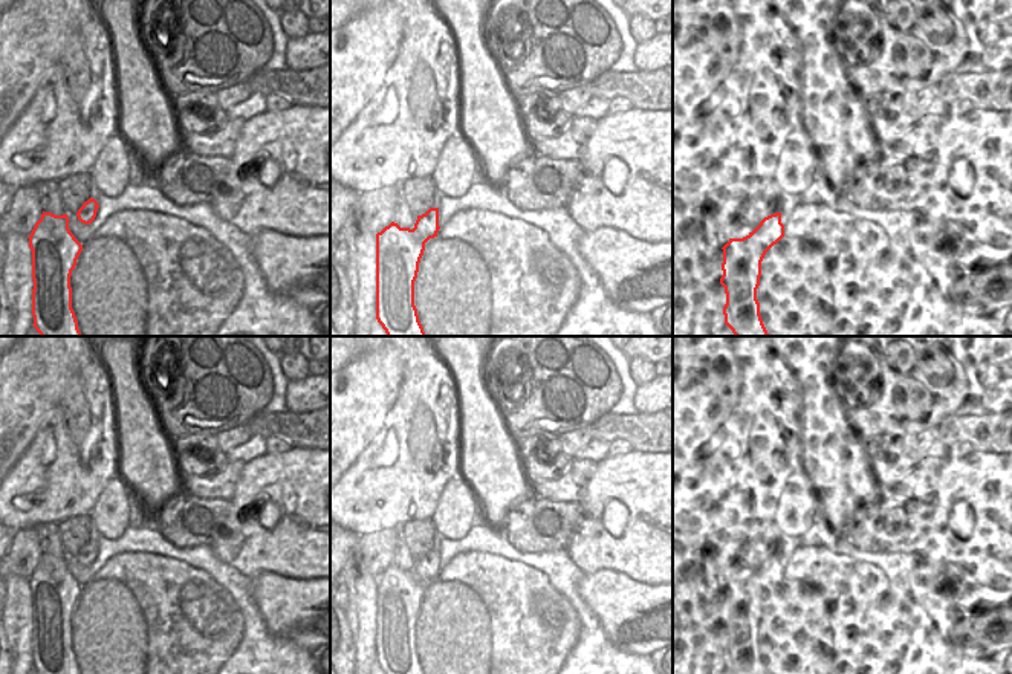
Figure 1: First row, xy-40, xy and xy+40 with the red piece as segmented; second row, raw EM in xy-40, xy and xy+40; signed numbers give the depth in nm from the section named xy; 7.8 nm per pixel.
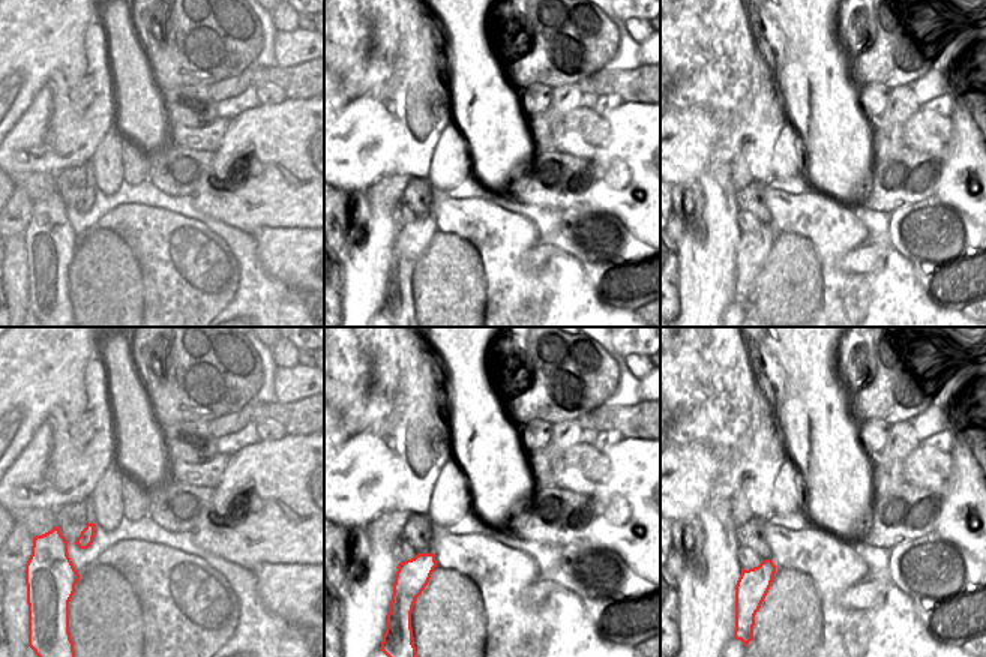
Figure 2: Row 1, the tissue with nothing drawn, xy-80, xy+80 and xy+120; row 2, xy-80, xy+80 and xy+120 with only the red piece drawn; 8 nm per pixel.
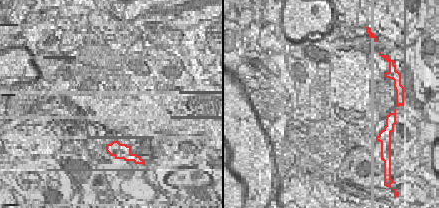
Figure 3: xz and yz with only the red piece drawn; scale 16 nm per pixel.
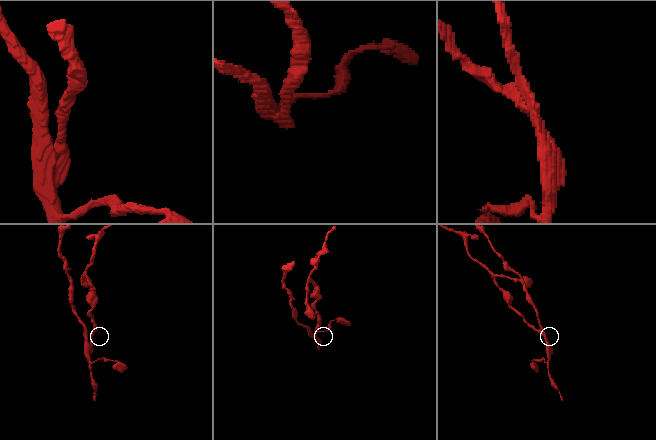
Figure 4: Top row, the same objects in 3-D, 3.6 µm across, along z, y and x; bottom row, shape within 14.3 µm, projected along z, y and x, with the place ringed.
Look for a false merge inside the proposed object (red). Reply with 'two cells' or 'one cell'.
two cells

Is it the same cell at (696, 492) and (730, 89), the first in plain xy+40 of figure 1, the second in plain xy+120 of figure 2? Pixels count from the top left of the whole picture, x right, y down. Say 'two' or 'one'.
two

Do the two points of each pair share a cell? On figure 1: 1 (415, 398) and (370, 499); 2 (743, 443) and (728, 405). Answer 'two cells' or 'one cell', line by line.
1: one cell
2: two cells

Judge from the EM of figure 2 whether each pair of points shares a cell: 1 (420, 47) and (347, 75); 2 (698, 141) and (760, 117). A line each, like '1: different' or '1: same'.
1: different
2: same

